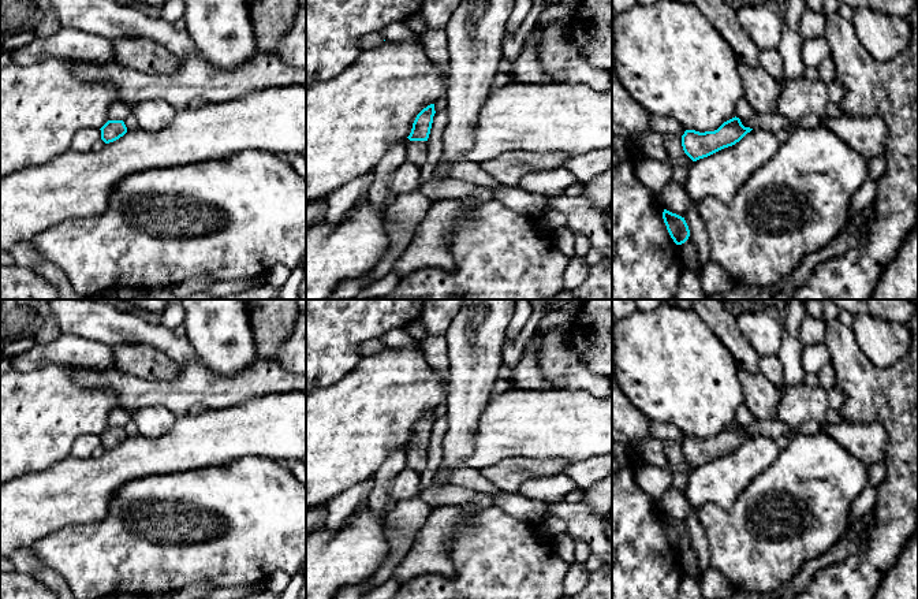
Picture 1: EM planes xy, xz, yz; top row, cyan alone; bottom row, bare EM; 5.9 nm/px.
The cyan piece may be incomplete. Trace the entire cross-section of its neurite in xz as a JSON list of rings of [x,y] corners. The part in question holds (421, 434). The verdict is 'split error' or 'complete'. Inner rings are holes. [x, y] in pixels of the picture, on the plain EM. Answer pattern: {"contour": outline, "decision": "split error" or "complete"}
{"contour": [[[434,410],[423,414],[415,424],[410,442],[407,443],[410,449],[407,450],[406,468],[421,473],[426,468],[428,461],[428,444],[430,440]]], "decision": "split error"}

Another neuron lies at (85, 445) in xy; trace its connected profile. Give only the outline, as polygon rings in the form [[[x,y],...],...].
[[[81,435],[71,447],[71,457],[89,458],[93,451],[101,446],[100,435]]]

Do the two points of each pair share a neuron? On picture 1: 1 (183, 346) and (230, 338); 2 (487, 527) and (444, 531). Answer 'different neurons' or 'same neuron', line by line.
1: different neurons
2: different neurons

